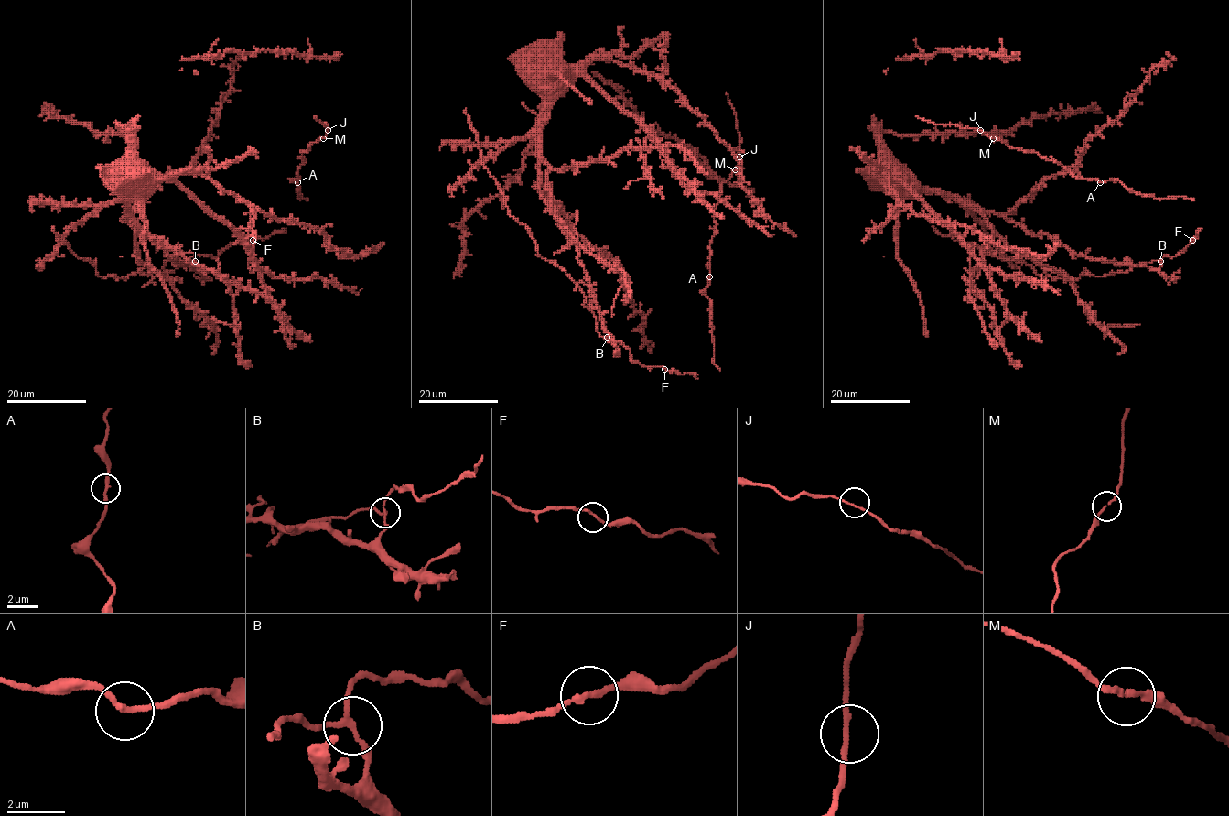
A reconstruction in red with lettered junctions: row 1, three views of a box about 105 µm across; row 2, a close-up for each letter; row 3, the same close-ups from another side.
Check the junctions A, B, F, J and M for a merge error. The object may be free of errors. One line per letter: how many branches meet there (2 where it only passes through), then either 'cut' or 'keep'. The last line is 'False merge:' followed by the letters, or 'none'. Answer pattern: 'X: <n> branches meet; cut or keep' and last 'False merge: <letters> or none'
A: 2 branches meet; keep
B: 3 branches meet; cut
F: 2 branches meet; keep
J: 2 branches meet; keep
M: 2 branches meet; keep
False merge: B

